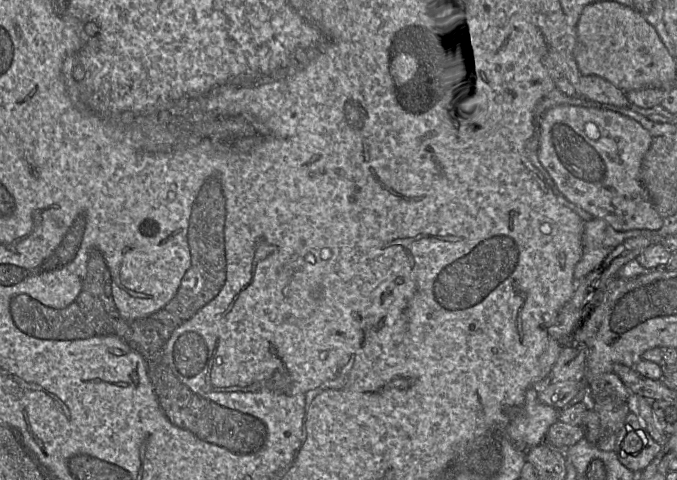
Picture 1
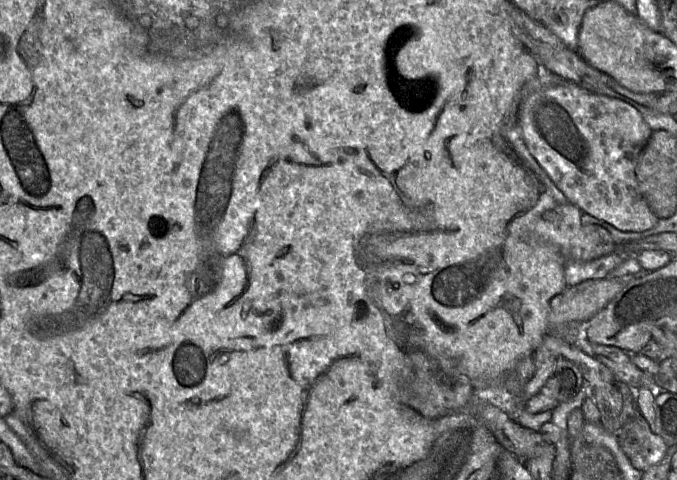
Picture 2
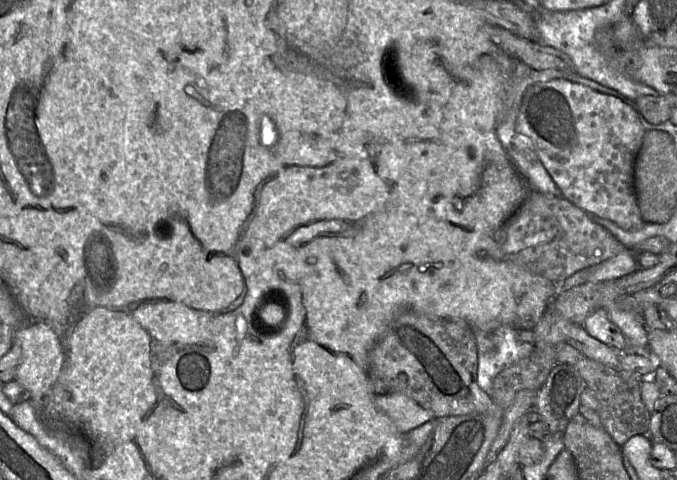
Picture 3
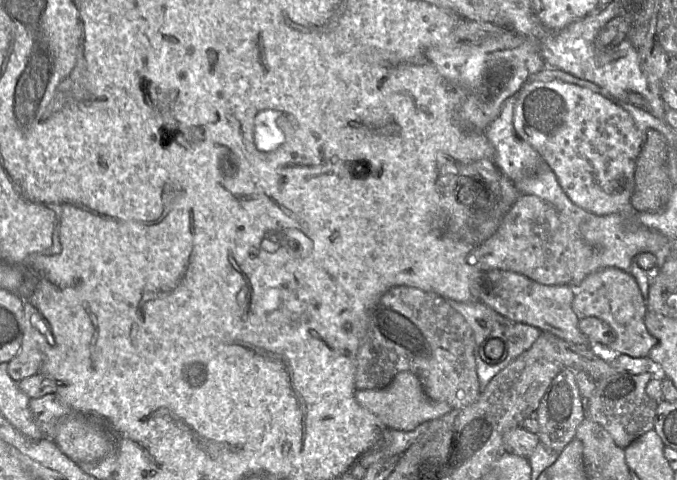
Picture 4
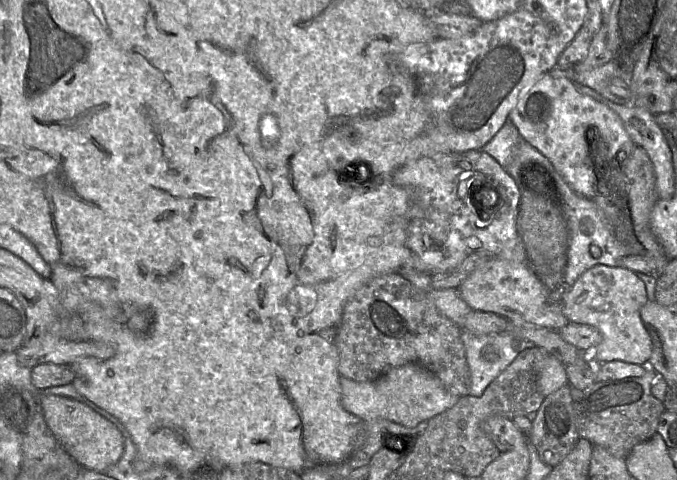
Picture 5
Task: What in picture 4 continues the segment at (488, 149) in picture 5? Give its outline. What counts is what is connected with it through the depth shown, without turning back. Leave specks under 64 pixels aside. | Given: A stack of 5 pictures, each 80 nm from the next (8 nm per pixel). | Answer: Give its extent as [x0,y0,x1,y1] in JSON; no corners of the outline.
[486,94,544,182]

